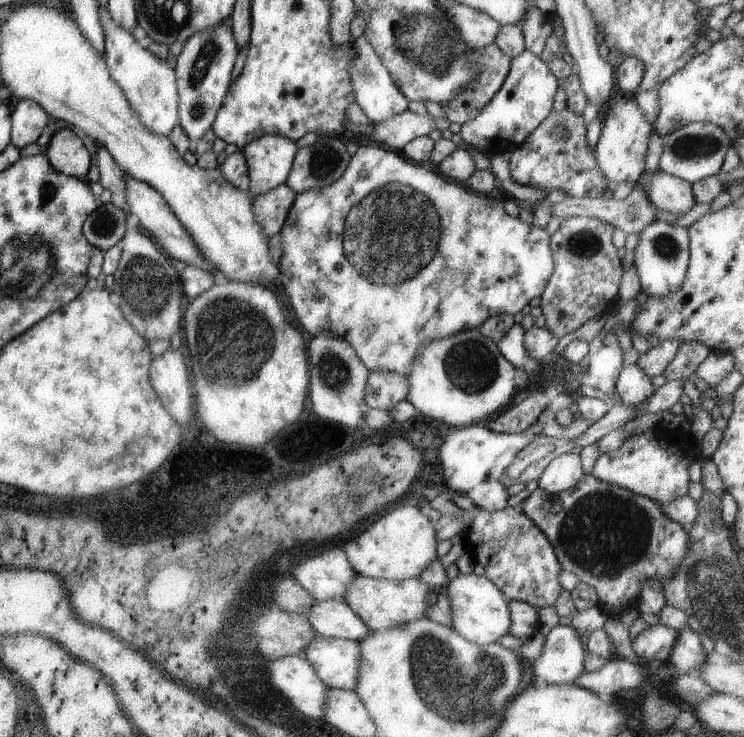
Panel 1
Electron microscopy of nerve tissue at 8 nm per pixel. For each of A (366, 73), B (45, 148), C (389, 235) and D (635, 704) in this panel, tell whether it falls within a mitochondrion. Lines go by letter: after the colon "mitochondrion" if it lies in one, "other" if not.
A: mitochondrion
B: other
C: mitochondrion
D: other

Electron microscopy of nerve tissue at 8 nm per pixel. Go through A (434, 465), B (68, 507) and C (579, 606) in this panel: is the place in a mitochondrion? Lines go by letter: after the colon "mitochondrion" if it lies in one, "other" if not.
A: other
B: other
C: other

